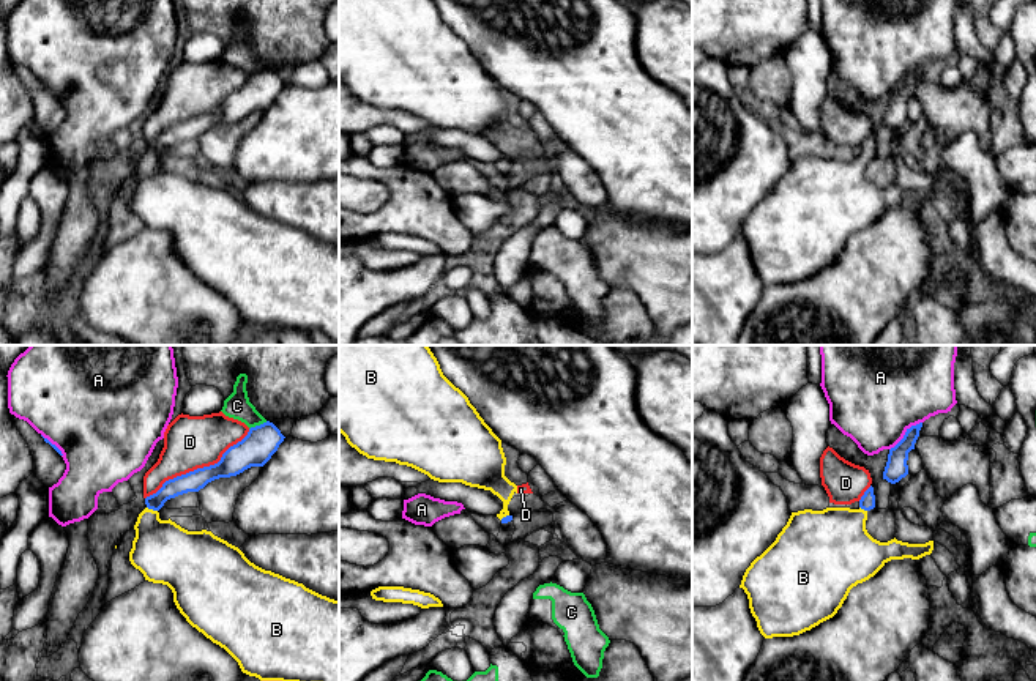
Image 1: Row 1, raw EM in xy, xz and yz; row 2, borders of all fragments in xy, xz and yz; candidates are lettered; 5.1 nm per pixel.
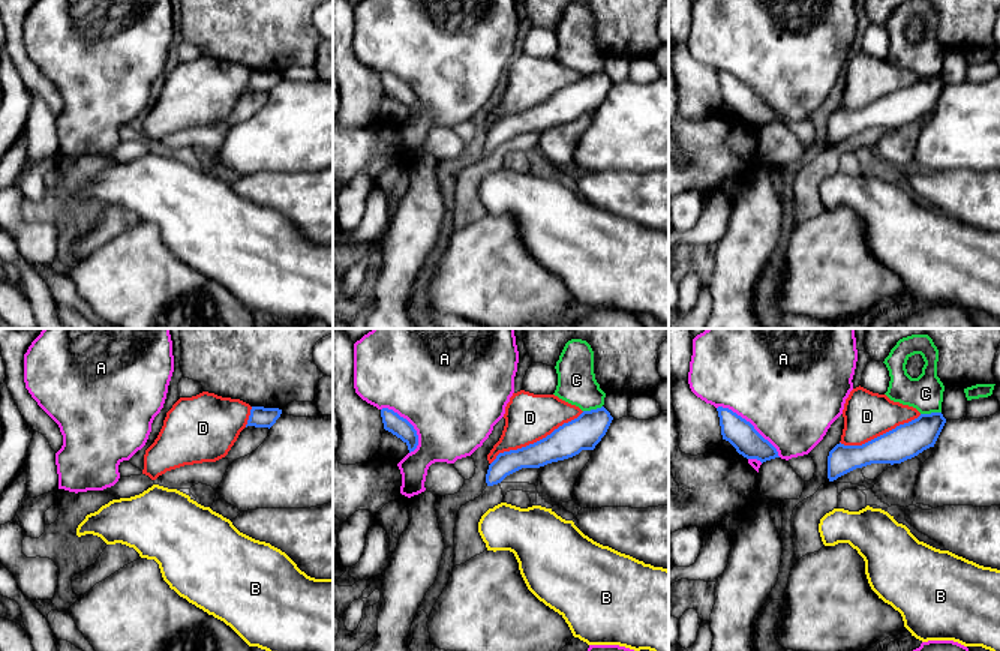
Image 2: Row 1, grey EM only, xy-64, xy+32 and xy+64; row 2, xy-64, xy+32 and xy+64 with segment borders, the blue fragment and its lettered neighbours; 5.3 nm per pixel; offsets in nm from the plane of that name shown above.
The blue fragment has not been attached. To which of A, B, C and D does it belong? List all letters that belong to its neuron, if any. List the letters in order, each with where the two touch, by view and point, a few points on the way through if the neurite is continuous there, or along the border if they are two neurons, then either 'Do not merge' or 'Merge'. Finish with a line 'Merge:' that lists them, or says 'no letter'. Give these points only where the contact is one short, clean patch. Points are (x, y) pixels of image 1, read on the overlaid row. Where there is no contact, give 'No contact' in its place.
A: Touches blue at yz (905, 434). Do not merge
B: Touches blue at xy (152, 508). Path across: xy (193, 481), (169, 489), (152, 508), (152, 535), (164, 552). Merge
C: Touches blue at xy (257, 426). Do not merge
D: Touches blue at xy (199, 468). Do not merge
Merge: B

